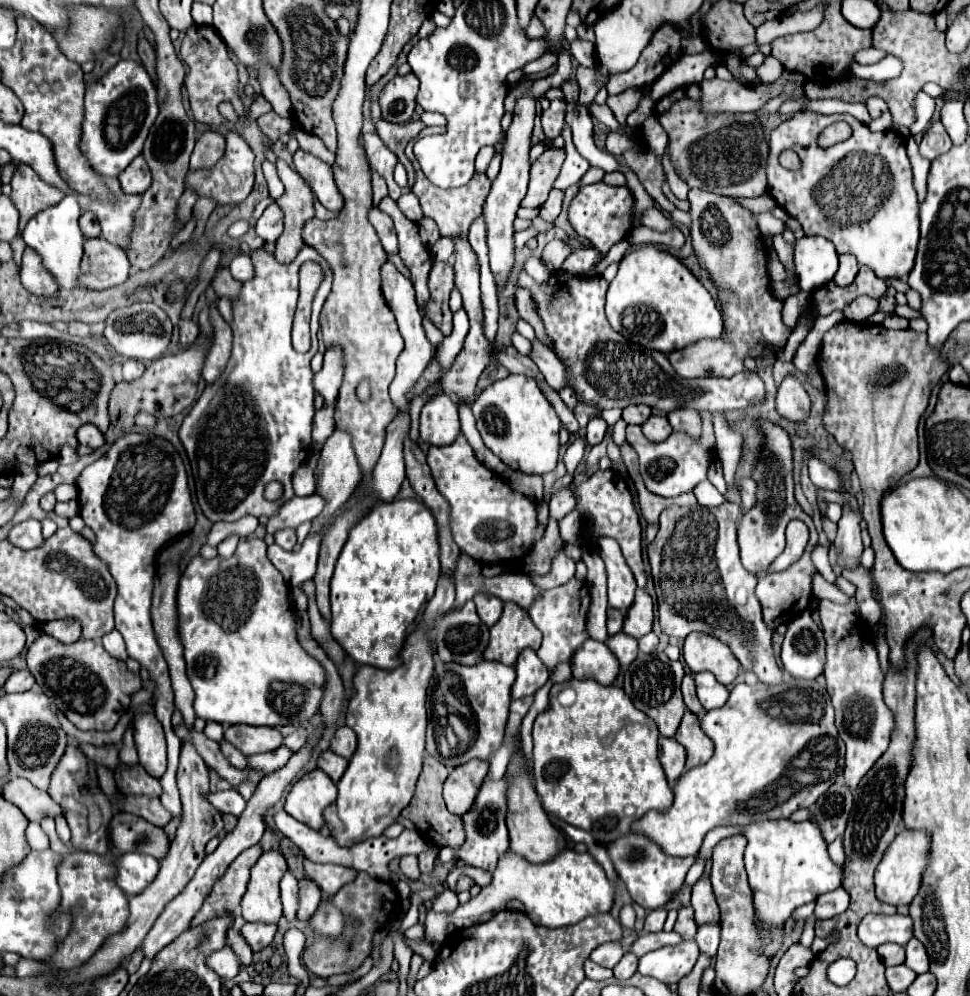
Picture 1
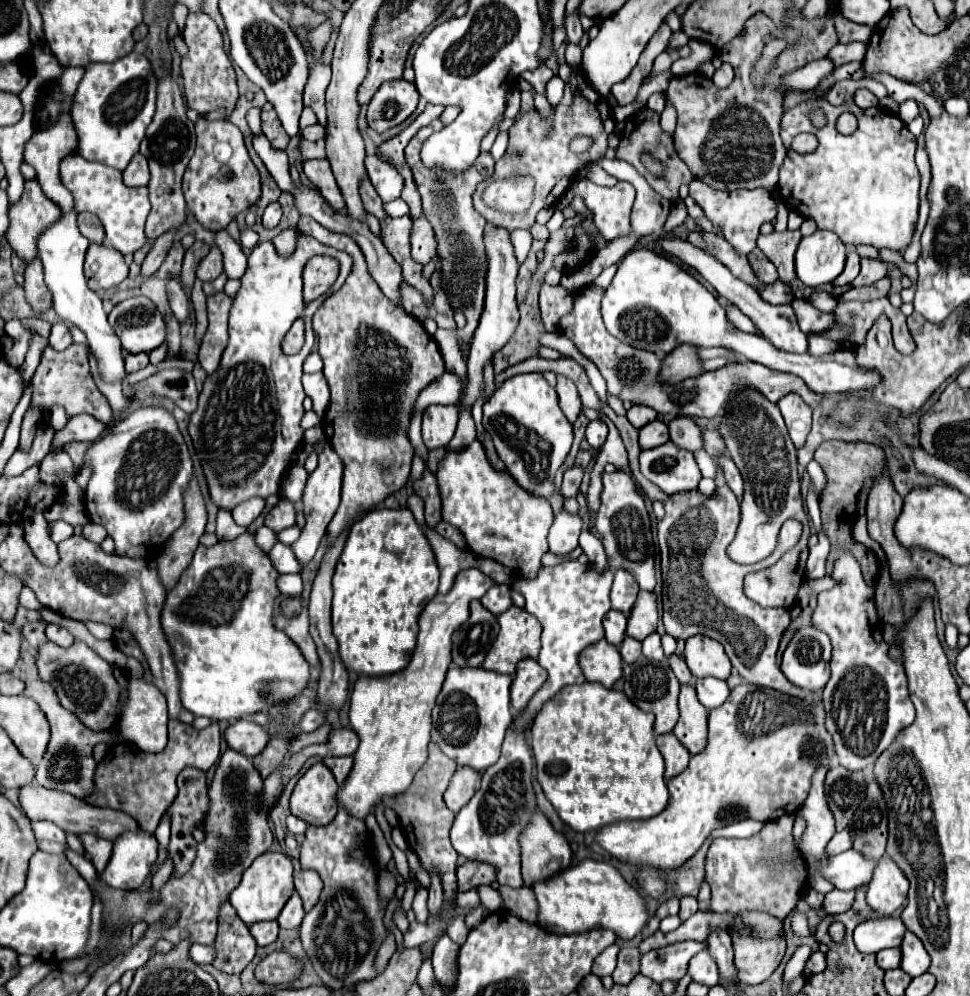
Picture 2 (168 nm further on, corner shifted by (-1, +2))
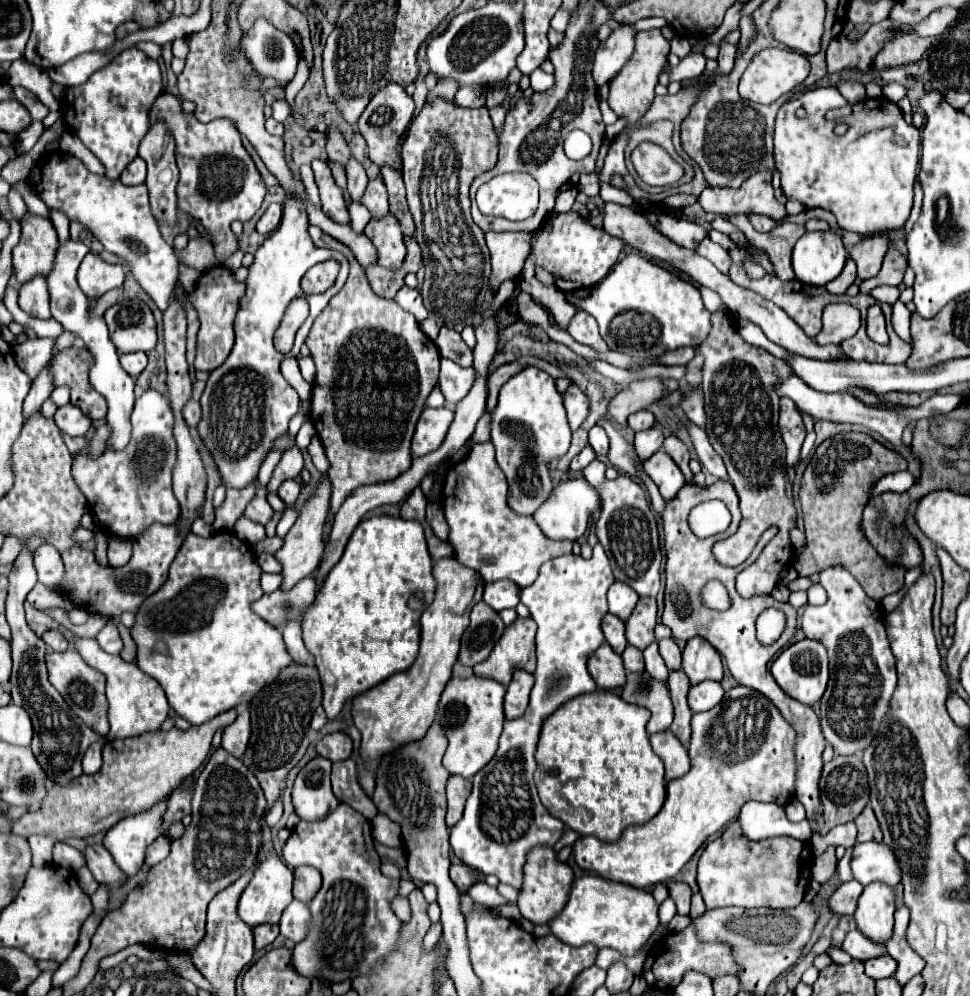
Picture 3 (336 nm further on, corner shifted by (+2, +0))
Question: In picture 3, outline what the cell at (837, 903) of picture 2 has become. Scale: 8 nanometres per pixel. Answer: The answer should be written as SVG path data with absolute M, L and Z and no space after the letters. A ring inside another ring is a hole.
M847 881L827 899L827 907L837 915L853 915L861 891L863 891L861 883Z

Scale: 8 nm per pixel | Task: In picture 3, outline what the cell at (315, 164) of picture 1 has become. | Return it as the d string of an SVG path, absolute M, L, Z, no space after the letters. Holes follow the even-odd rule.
M313 161L311 167L315 173L315 183L319 187L321 205L323 205L325 215L329 215L337 223L349 223L349 213L343 201L343 193L337 187L327 161Z

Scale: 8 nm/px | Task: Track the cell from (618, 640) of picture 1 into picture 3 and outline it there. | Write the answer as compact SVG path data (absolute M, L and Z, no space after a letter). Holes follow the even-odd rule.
M627 645L621 657L623 657L623 663L625 663L627 671L641 671L645 667L643 665L643 653L633 645Z

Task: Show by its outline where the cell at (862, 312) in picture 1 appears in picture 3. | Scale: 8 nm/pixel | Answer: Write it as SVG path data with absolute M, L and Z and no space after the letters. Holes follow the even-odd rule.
M889 249L887 255L885 255L885 261L883 261L883 269L879 271L879 275L875 279L867 279L859 285L859 291L861 293L871 293L871 289L879 287L879 285L899 285L903 281L903 273L907 269L907 259L895 251L895 249Z

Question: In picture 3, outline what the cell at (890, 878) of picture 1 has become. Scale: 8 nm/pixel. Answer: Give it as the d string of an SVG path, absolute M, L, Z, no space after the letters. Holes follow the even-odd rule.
M881 881L869 883L855 911L857 927L873 941L885 943L893 931L893 913L895 913L895 887L889 887Z

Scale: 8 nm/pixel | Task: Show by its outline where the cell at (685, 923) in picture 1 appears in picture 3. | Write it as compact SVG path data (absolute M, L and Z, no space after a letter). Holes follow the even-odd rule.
M671 881L669 883L669 895L677 905L677 913L679 915L689 915L689 905L691 905L691 889L689 889L689 885Z

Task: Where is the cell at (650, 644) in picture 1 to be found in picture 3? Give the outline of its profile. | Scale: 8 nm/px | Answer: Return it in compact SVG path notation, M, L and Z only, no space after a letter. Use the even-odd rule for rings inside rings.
M653 641L653 643L643 651L643 655L645 655L645 669L647 669L655 679L665 681L667 675L669 675L669 671L667 671L667 667L665 667L661 655L659 655L657 641Z

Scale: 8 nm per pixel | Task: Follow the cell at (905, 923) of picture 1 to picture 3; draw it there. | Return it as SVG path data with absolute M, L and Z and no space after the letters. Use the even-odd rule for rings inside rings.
M853 929L853 931L847 933L841 949L847 951L853 959L867 961L871 957L883 955L885 953L885 943L873 943L871 939L867 939L867 935L861 935L861 931Z

